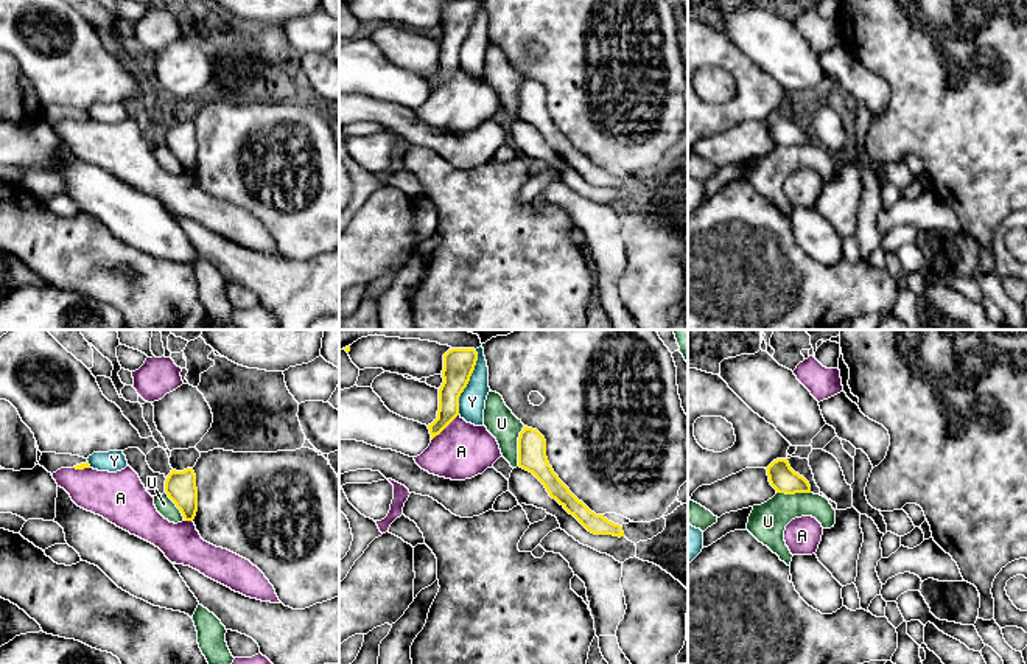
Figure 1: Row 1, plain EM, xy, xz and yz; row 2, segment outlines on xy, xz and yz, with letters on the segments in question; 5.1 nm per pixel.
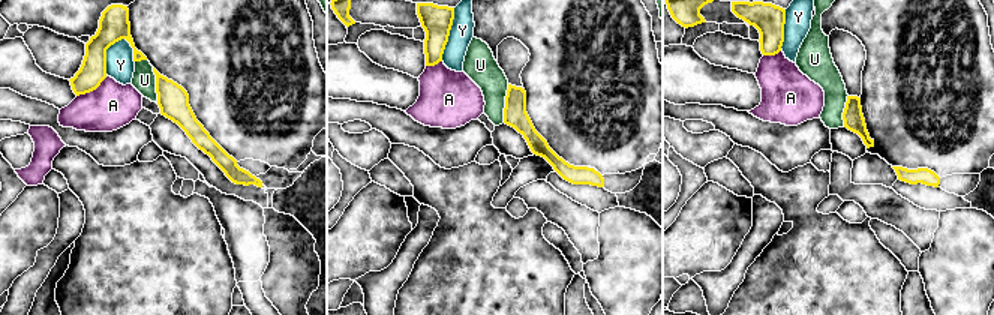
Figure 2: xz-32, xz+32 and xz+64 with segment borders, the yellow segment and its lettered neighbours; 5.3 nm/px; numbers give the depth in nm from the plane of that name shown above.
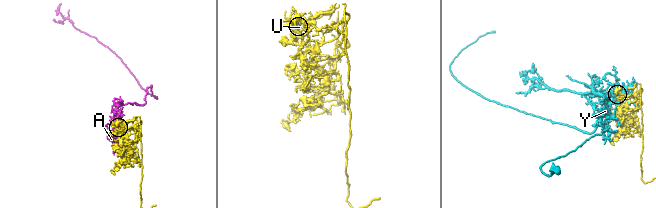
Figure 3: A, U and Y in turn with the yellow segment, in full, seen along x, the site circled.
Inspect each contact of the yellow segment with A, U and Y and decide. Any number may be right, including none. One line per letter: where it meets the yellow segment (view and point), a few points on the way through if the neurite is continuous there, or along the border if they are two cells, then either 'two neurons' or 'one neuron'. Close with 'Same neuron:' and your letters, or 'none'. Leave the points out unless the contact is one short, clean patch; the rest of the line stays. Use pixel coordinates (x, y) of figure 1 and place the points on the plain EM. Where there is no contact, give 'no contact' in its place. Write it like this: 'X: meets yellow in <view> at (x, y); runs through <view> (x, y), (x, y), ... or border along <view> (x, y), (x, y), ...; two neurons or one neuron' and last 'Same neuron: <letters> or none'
A: meets yellow in xz at (444, 80); two neurons
U: meets yellow in xz at (518, 98); two neurons
Y: meets yellow in xz at (467, 34); two neurons
Same neuron: none

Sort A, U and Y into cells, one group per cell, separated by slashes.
A / U / Y

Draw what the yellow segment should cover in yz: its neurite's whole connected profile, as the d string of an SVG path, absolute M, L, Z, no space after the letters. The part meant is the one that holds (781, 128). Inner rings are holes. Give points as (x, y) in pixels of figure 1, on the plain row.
M776 110L766 121L776 145L811 145L809 134L790 120L787 110Z

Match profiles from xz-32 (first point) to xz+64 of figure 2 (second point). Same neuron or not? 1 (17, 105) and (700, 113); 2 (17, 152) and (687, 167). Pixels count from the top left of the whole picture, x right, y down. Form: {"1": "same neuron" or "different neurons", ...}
{"1": "same neuron", "2": "different neurons"}

